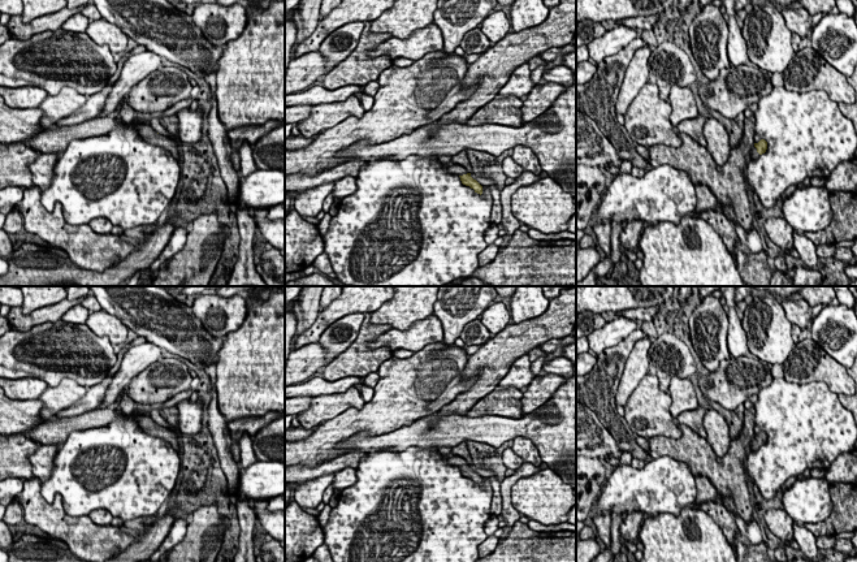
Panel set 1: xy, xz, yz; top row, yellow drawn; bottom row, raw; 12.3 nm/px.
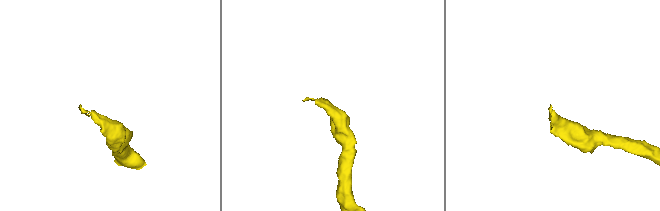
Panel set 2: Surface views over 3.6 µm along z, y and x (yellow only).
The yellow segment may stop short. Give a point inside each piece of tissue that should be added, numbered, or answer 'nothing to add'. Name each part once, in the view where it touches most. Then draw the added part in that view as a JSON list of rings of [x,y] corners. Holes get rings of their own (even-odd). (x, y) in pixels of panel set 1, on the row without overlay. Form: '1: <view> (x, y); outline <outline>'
1: xz (453, 459); outline [[[456,455],[447,457],[447,463],[458,466],[458,467],[463,467],[468,464],[466,459],[463,459],[462,457],[456,457]]]

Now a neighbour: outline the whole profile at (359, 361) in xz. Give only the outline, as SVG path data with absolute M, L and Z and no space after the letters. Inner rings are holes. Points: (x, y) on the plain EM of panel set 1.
M364 314L364 321L354 343L326 367L321 369L323 379L337 381L346 377L365 377L377 372L380 366L393 356L389 346L369 349L368 343L393 329L390 325L371 323L371 314Z

